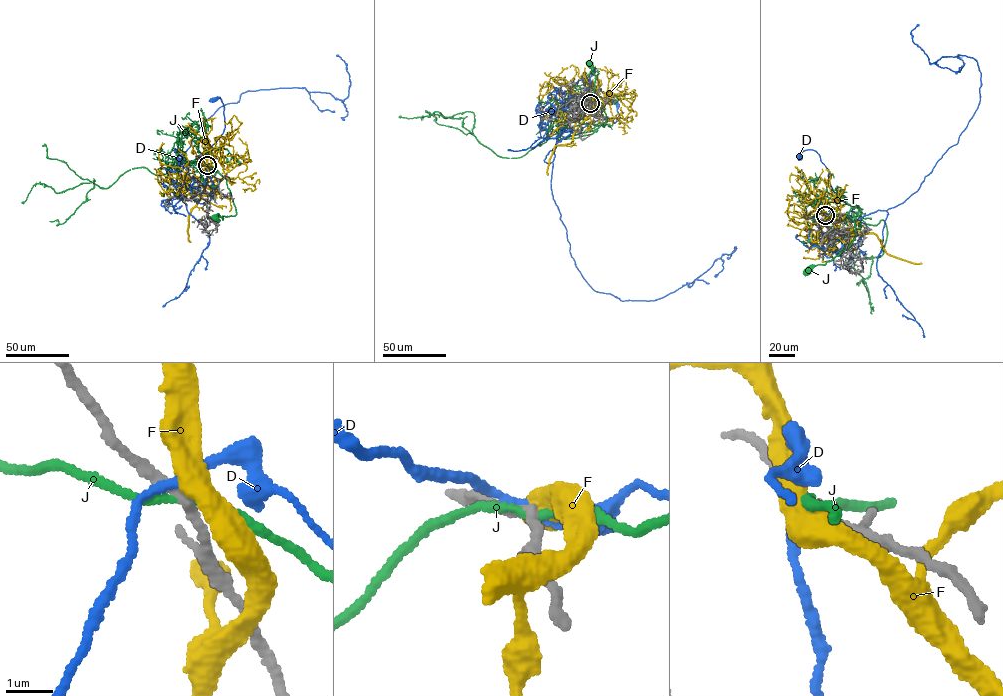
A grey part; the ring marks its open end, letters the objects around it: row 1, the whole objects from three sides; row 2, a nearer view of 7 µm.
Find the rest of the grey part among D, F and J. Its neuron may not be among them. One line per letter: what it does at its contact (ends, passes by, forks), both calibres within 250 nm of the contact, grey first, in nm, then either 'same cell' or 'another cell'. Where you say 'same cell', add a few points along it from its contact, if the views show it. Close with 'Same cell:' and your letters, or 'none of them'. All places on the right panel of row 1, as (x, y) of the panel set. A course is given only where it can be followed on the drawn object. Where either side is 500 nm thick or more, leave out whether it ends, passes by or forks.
D: it passes by | 220/170 nm | another cell
F: it passes by | 200/480 nm | another cell
J: it passes by | 220/170 nm | same cell | via (825, 215), (834, 218), (850, 210), (861, 210), (858, 205), (847, 214), (856, 234), (848, 248), (806, 272)
Same cell: J

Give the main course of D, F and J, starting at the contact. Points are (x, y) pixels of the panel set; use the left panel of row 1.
D: (207, 164), (193, 199), (186, 199), (180, 165), (207, 154), (225, 128), (223, 104), (217, 96), (212, 99)
F: (207, 164), (198, 189), (212, 196), (217, 190), (206, 186), (215, 166), (202, 160), (225, 143), (214, 137)
J: (207, 165), (190, 165), (175, 159), (207, 166), (226, 179), (236, 213), (215, 218)

